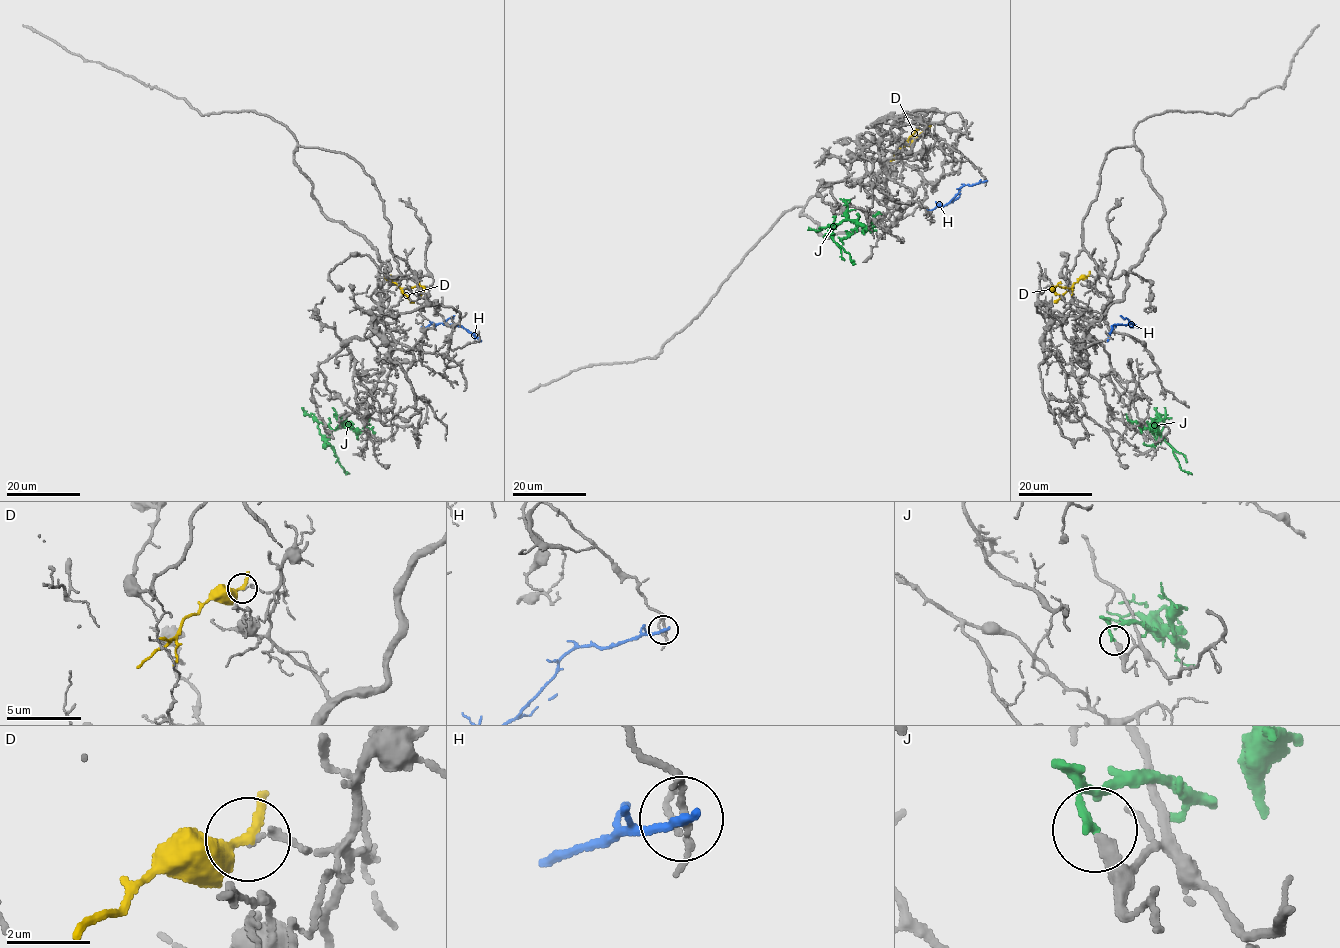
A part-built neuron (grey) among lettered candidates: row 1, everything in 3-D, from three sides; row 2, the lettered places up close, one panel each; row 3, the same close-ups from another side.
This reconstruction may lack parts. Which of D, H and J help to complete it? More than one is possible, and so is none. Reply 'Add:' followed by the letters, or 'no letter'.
Add: no letter

